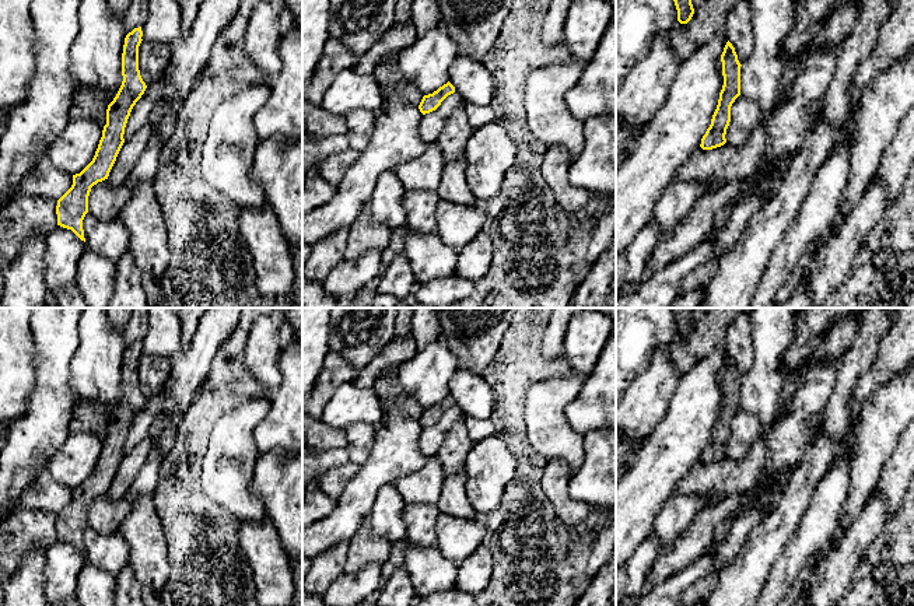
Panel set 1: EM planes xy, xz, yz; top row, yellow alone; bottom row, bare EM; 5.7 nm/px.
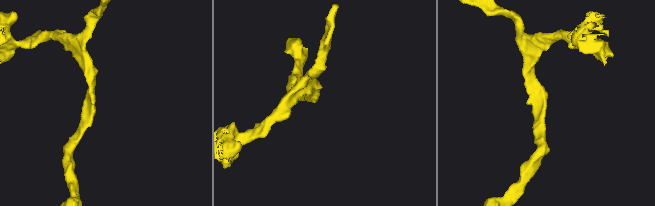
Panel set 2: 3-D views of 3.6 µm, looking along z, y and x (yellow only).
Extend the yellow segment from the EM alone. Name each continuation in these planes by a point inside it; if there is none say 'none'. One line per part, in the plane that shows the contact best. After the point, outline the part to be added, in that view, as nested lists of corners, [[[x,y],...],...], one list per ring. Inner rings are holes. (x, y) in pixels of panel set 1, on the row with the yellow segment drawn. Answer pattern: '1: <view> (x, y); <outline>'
none

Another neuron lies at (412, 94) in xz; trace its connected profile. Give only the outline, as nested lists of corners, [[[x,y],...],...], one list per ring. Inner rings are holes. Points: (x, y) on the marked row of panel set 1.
[[[399,52],[382,57],[372,76],[379,83],[381,90],[392,91],[406,102],[419,106],[424,95],[414,84],[402,78],[396,69],[398,59]]]

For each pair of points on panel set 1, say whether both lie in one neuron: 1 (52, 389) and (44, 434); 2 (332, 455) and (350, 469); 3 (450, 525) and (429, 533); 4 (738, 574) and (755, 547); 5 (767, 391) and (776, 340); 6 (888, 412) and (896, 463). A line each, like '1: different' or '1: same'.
1: same
2: different
3: different
4: same
5: same
6: different

